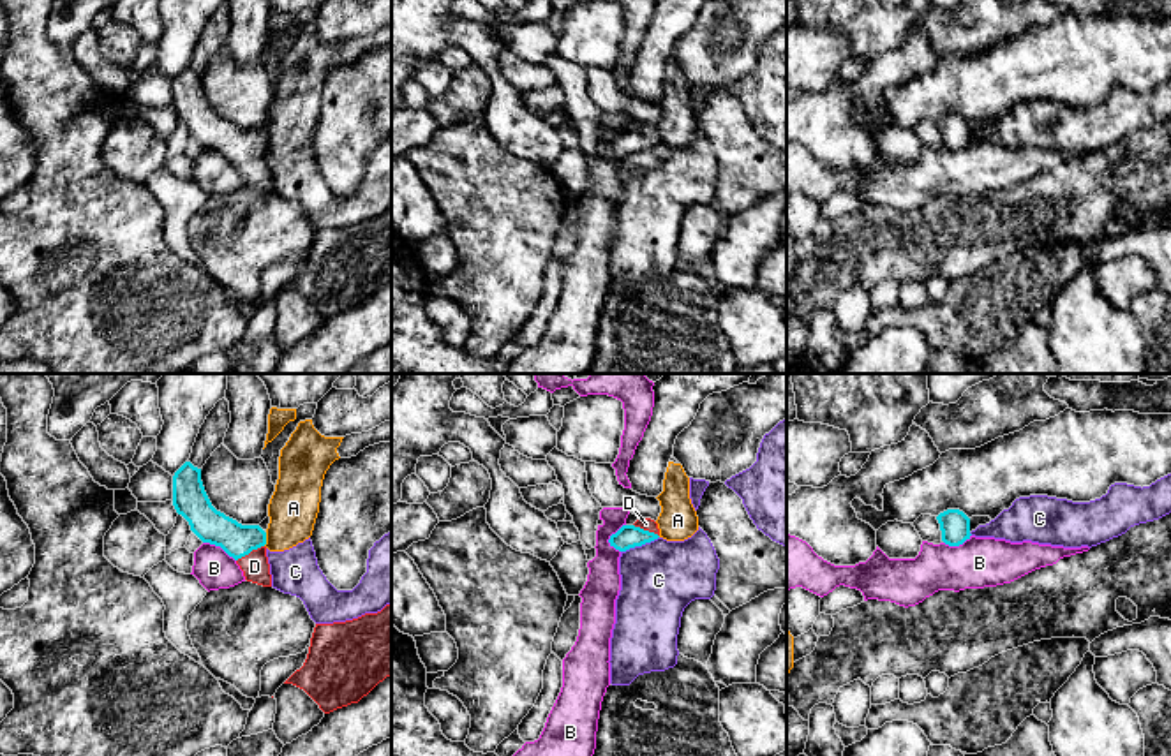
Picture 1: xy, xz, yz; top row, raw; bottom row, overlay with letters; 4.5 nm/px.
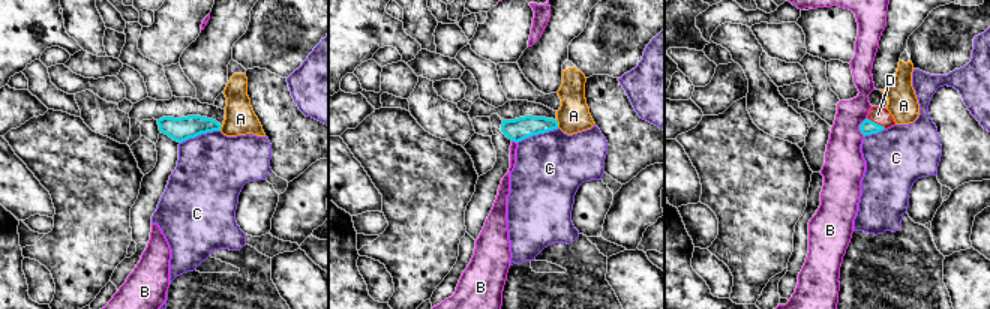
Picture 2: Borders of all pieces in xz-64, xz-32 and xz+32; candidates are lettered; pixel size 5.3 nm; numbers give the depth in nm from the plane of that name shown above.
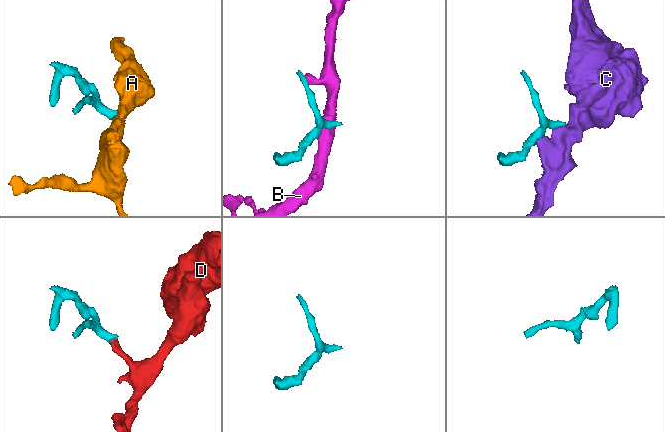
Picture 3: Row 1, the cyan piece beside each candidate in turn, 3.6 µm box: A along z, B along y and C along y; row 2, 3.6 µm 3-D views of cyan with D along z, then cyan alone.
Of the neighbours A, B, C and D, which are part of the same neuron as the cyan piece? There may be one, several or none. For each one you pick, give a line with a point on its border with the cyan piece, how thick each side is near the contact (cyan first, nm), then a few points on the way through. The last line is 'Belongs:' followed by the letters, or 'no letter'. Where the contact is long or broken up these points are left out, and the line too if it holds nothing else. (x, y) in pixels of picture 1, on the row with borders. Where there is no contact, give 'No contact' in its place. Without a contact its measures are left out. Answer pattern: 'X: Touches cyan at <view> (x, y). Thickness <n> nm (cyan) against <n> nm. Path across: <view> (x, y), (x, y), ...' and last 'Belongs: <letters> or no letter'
D: Touches cyan at xy (249, 552). Thickness 160 nm (cyan) against 120 nm. Path across: xy (210, 526), (230, 534), (249, 552), (254, 566)
Belongs: D

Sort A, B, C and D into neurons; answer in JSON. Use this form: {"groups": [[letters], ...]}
{"groups": [["A"], ["B"], ["C"], ["D"]]}

